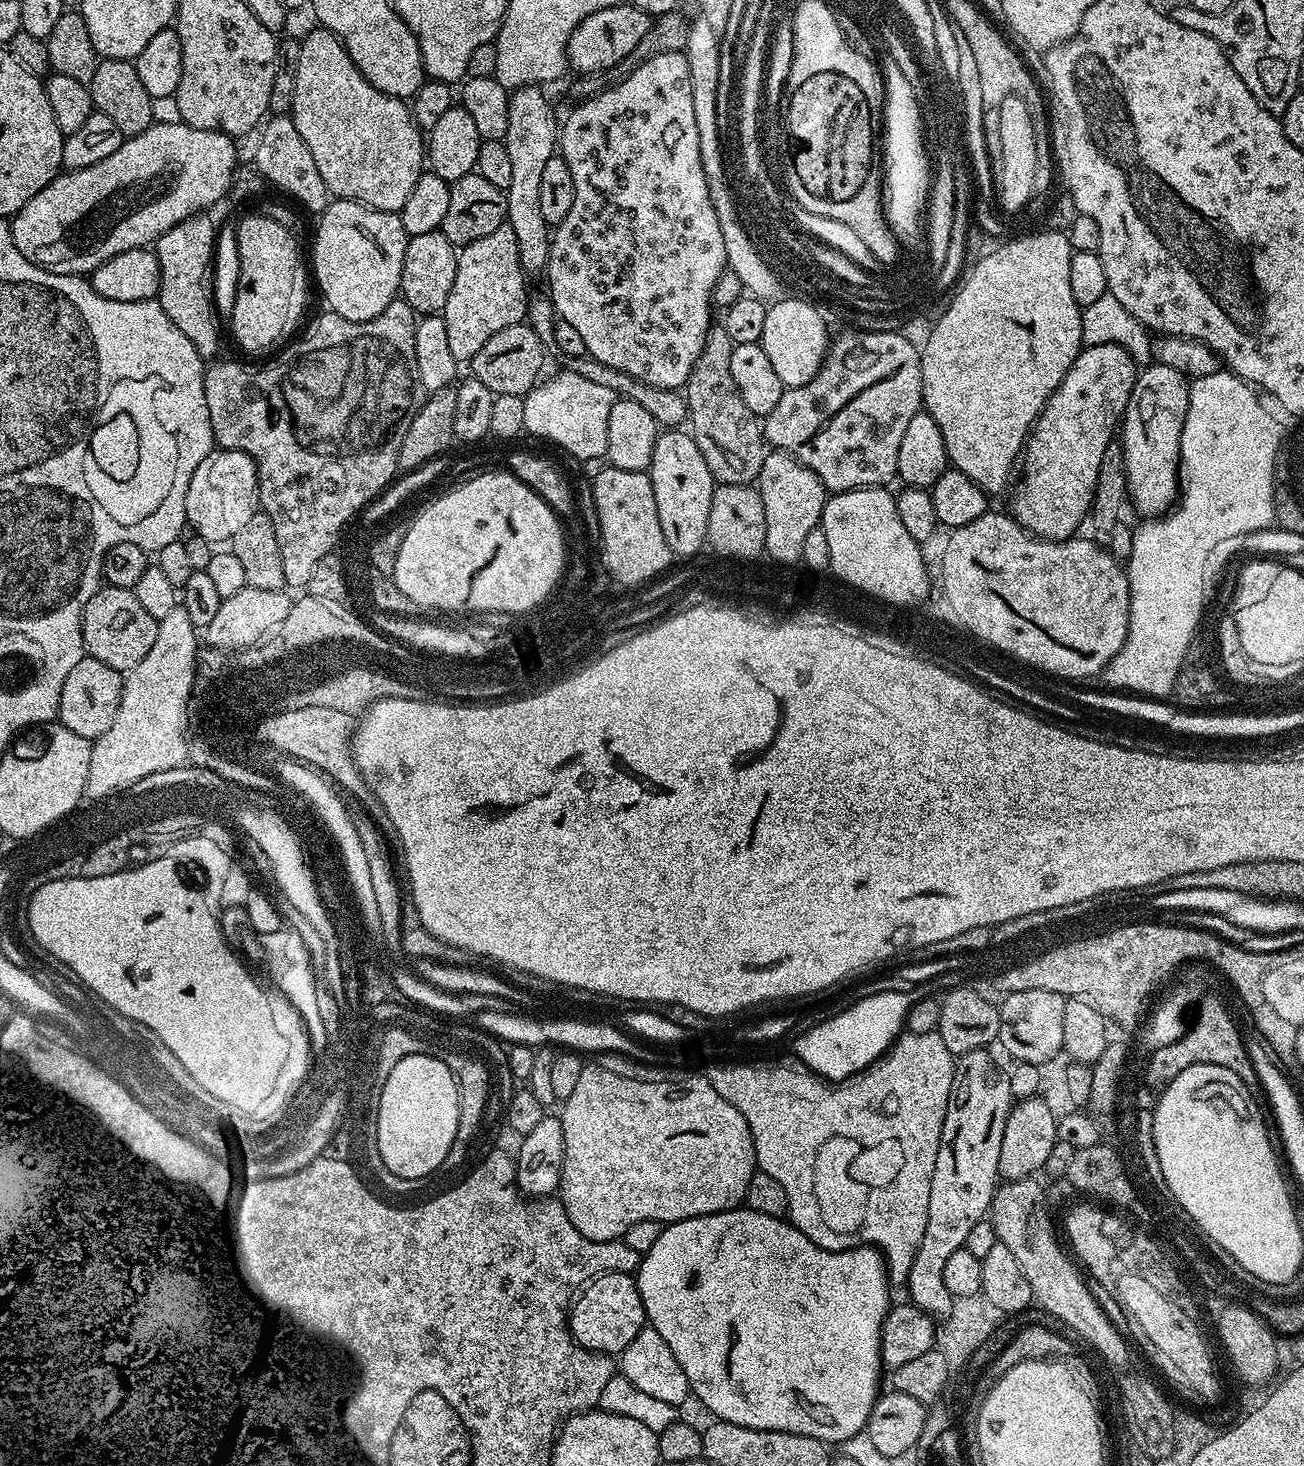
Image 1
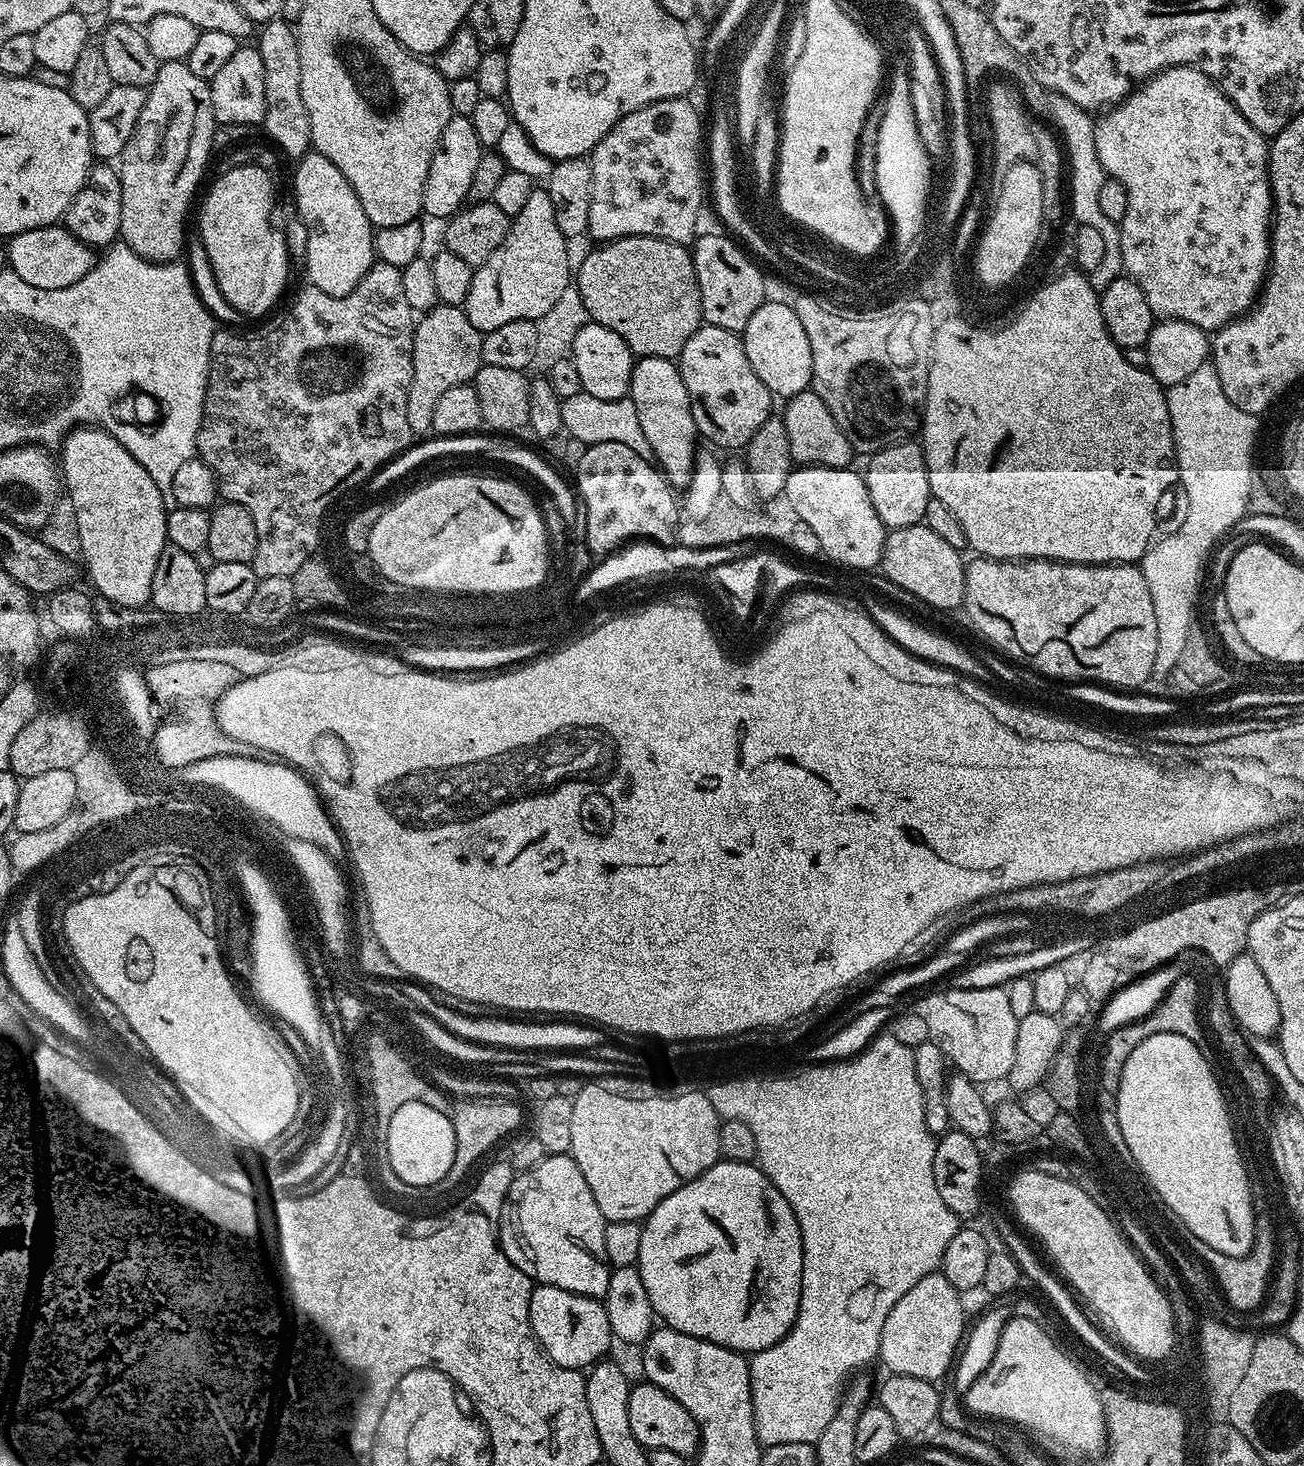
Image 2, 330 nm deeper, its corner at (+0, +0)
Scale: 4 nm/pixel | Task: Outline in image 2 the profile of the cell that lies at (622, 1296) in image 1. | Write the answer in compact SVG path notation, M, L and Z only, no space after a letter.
M549 1284L532 1289L530 1326L537 1344L558 1368L591 1369L609 1355L608 1347L614 1344L610 1318L606 1318L606 1310L597 1297L574 1294Z

